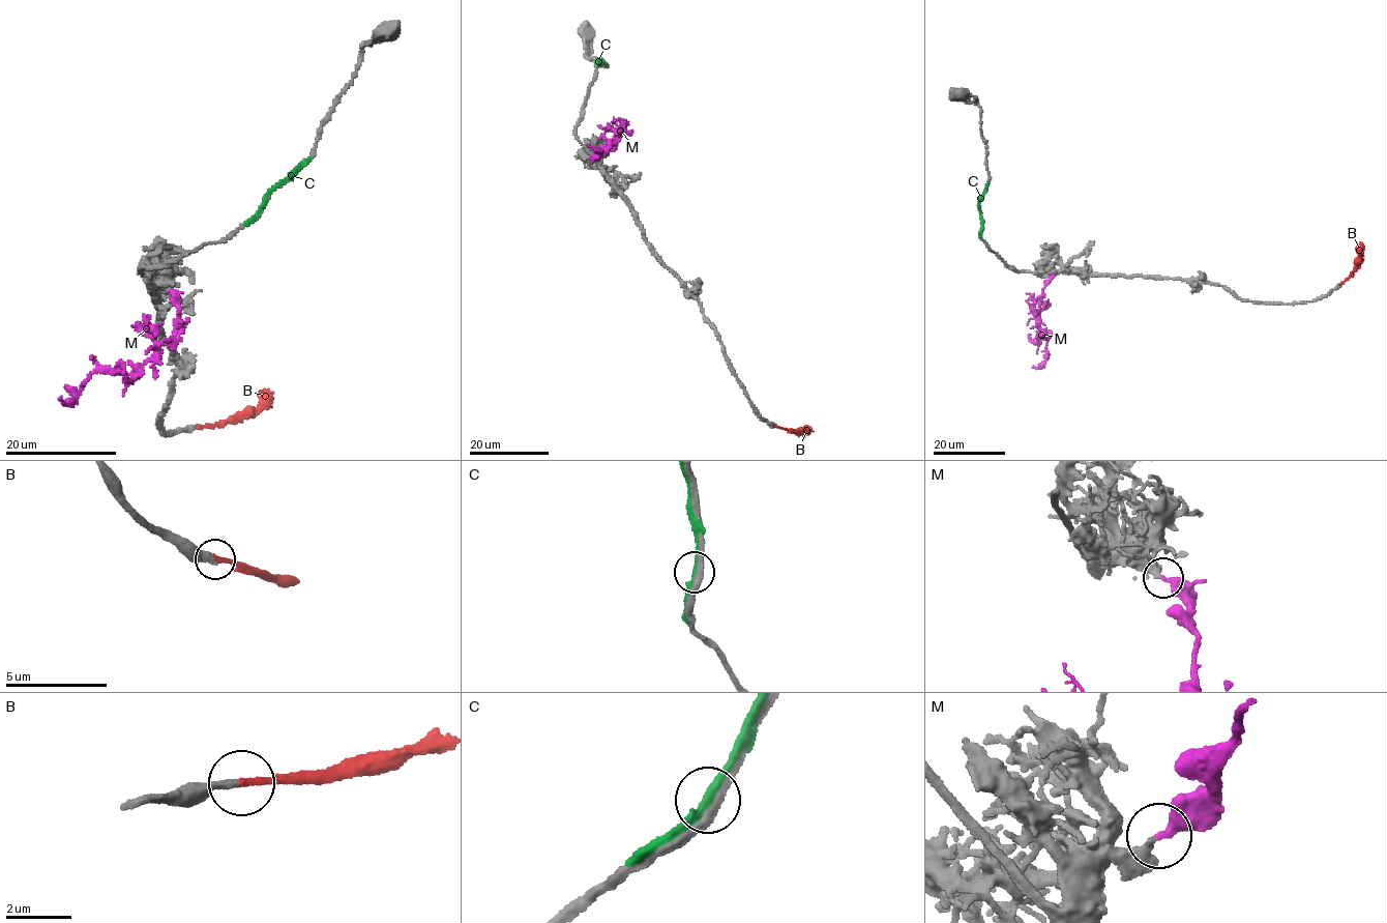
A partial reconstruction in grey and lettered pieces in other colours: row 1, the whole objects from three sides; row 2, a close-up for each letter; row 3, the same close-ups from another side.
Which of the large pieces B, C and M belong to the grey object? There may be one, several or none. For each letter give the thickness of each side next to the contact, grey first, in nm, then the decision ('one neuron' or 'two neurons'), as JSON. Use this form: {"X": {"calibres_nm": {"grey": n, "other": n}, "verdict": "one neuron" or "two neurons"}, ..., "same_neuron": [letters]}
{"B": {"calibres_nm": {"grey": 280, "other": 240}, "verdict": "one neuron"}, "C": {"calibres_nm": {"grey": 280, "other": 280}, "verdict": "two neurons"}, "M": {"calibres_nm": {"grey": 400, "other": 400}, "verdict": "two neurons"}, "same_neuron": ["B"]}

